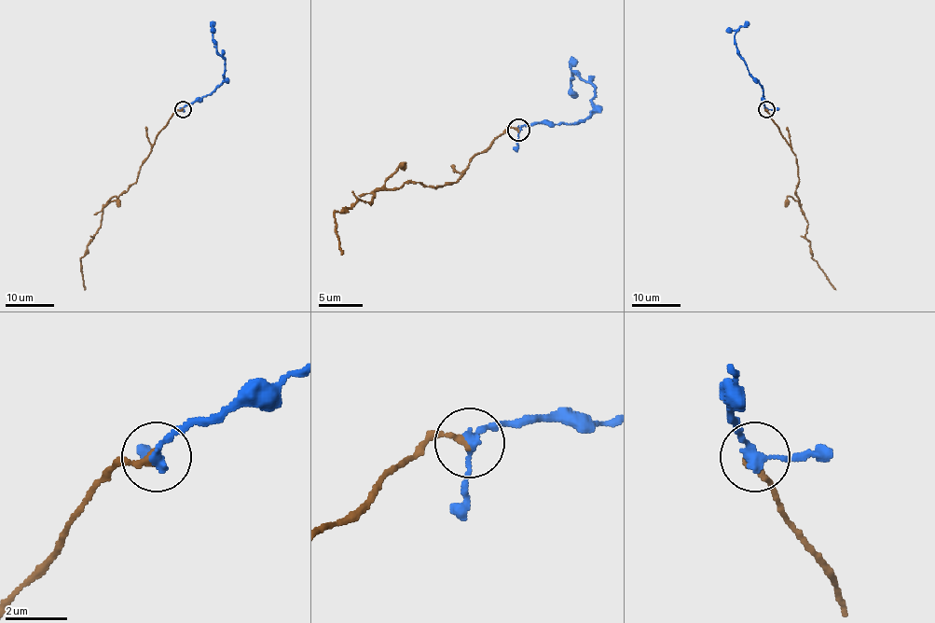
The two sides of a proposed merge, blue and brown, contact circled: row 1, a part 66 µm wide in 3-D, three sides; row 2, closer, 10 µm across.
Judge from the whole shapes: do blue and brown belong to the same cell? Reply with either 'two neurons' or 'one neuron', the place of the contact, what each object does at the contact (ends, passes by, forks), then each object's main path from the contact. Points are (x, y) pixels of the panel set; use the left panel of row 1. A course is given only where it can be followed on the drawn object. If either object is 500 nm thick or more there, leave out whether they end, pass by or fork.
one neuron | (183, 109) | blue passes by | brown ends | blue via (183, 109), (199, 102), (223, 79), (224, 59), (218, 53), (214, 41), (212, 26), (214, 22) | brown via (182, 109), (177, 110), (156, 137), (137, 181), (103, 209), (101, 228), (81, 259), (85, 290)

